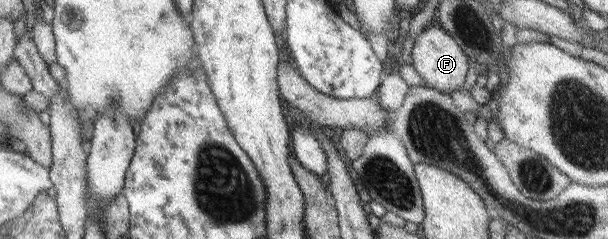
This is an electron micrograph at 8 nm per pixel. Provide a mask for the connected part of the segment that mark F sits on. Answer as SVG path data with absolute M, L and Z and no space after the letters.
M437 23L431 24L415 38L412 49L414 68L422 79L425 86L441 93L456 92L463 88L468 76L469 56L456 44L456 41Z

